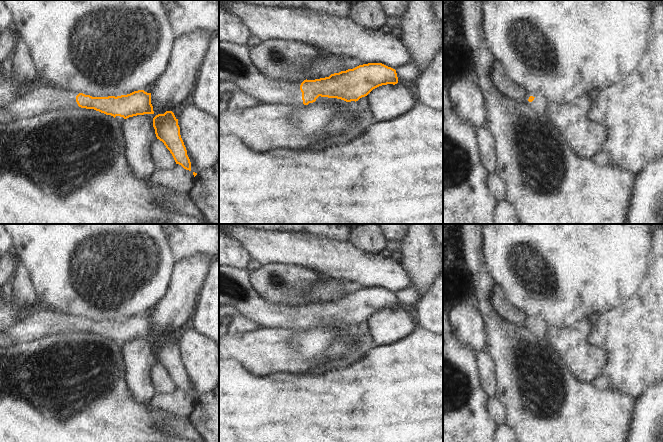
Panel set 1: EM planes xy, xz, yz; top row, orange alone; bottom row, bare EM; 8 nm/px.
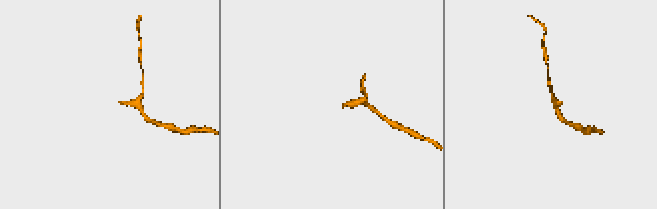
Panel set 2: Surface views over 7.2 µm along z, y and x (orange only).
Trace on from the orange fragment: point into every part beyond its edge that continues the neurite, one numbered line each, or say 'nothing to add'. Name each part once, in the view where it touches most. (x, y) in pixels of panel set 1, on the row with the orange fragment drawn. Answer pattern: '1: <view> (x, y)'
1: xz (235, 64)

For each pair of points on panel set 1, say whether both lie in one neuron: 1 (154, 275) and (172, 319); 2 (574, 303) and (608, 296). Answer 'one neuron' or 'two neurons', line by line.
1: two neurons
2: one neuron

